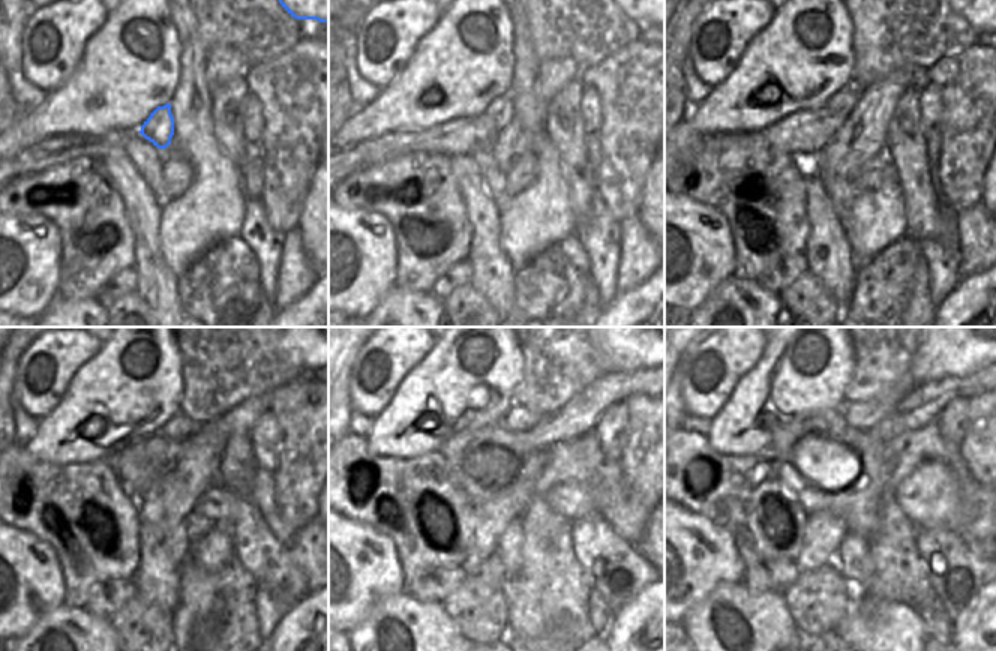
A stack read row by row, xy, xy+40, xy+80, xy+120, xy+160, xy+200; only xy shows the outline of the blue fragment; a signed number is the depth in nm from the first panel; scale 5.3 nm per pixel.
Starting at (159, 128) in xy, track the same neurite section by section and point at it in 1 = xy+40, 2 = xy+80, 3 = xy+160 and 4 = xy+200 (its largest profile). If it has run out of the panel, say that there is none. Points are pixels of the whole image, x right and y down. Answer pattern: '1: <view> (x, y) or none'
1: xy+40 (500, 111)
2: xy+80 (842, 102)
3: xy+160 (519, 419)
4: xy+200 (860, 414)

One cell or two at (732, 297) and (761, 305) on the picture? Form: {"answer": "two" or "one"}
{"answer": "one"}

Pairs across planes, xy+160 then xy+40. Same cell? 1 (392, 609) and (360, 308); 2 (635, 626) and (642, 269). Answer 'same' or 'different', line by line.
1: different
2: different

